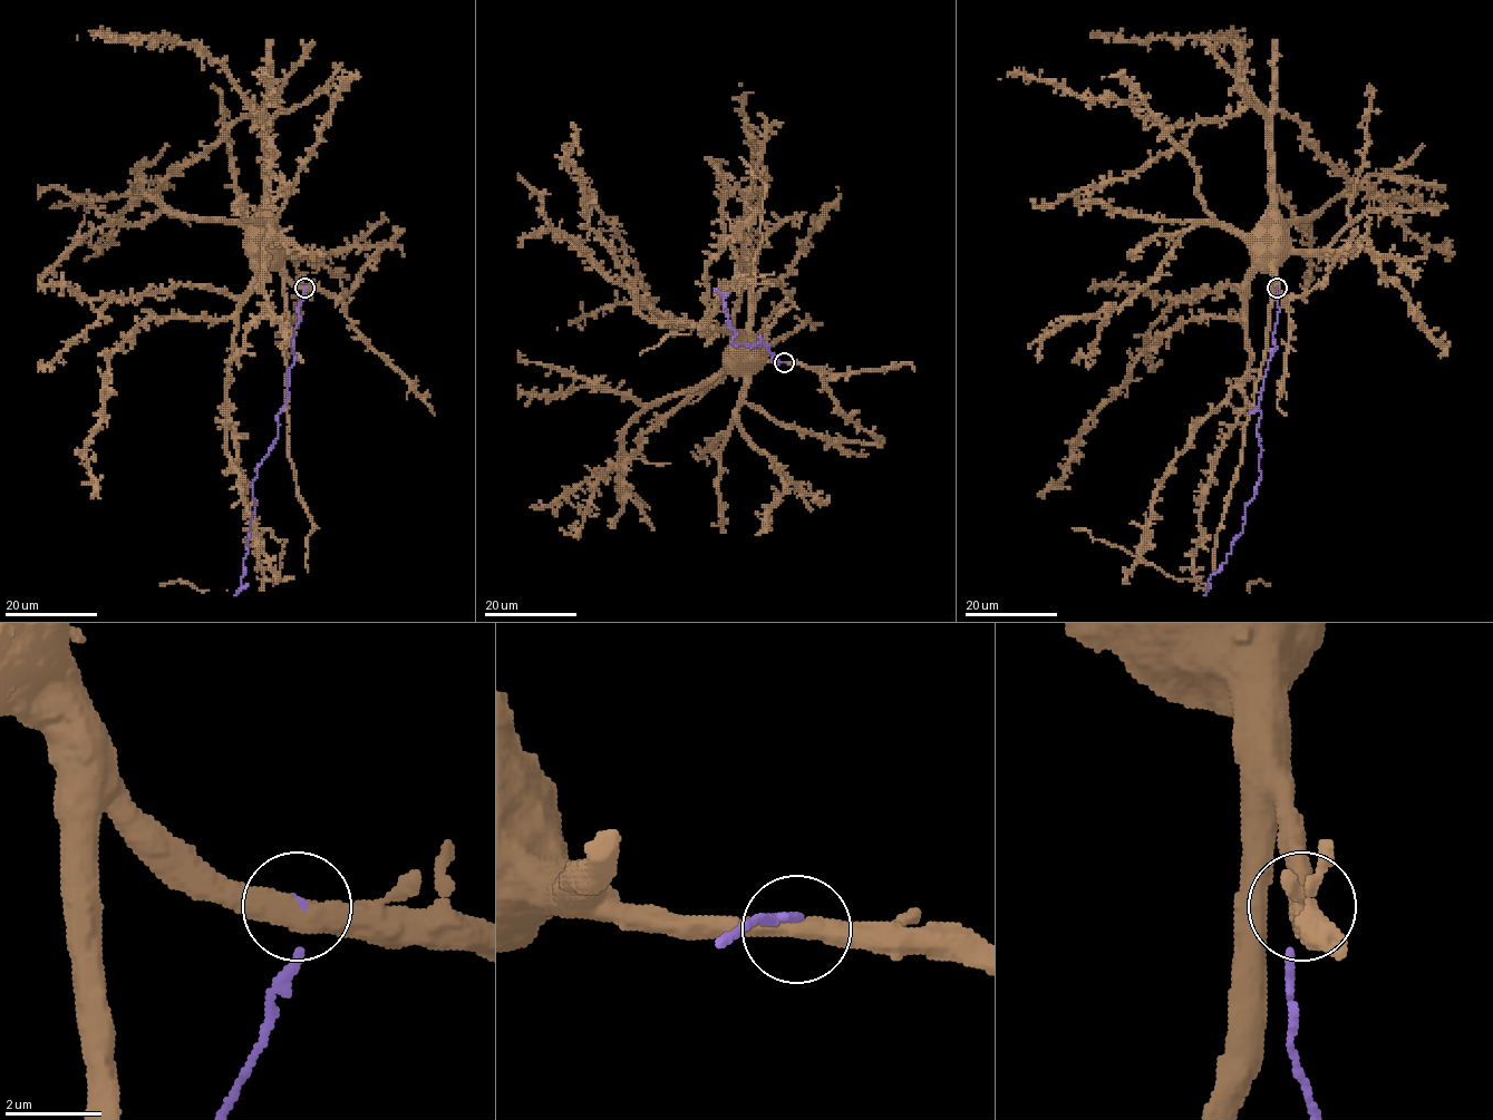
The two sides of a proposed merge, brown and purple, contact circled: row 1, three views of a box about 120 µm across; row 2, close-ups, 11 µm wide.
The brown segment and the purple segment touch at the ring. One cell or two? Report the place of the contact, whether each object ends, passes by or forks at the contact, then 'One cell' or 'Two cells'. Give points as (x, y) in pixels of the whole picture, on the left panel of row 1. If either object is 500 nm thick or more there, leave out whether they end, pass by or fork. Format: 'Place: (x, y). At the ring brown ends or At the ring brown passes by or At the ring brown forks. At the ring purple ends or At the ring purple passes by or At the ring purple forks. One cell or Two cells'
Place: (304, 288). At the ring brown passes by. At the ring purple ends. Two cells

